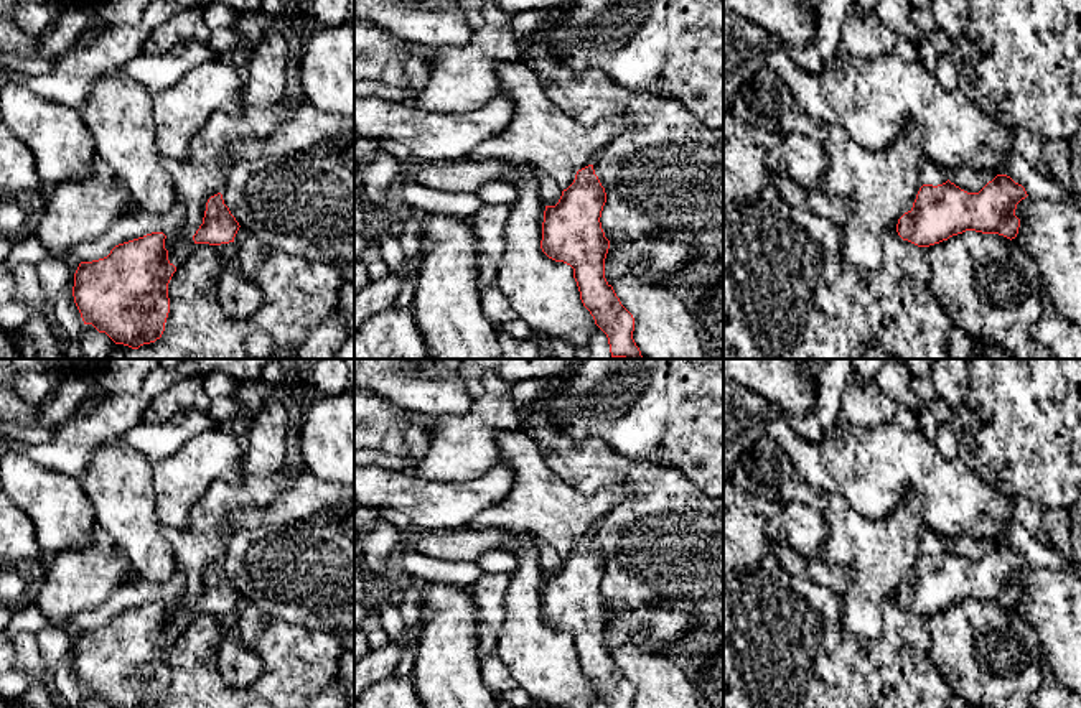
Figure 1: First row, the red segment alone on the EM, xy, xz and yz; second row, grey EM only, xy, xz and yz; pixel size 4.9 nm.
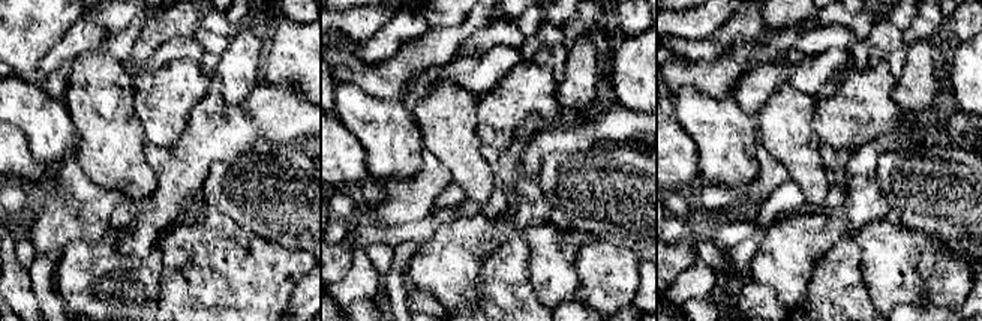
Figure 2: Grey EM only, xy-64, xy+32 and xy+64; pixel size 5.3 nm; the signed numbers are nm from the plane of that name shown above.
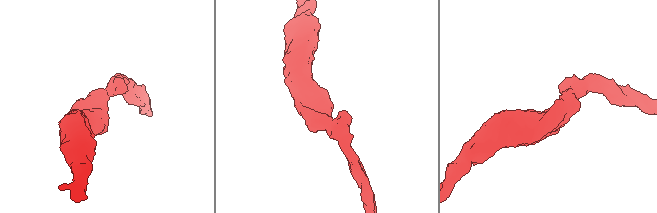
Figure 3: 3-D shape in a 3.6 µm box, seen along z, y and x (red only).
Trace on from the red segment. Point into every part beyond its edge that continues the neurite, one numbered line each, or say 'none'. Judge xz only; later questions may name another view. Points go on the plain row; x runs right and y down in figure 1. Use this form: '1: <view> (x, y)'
none

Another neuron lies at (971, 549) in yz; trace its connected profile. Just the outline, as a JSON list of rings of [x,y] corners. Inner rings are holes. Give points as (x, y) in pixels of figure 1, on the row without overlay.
[[[961,535],[949,542],[949,550],[967,561],[979,561],[994,547],[995,543],[969,535]]]

